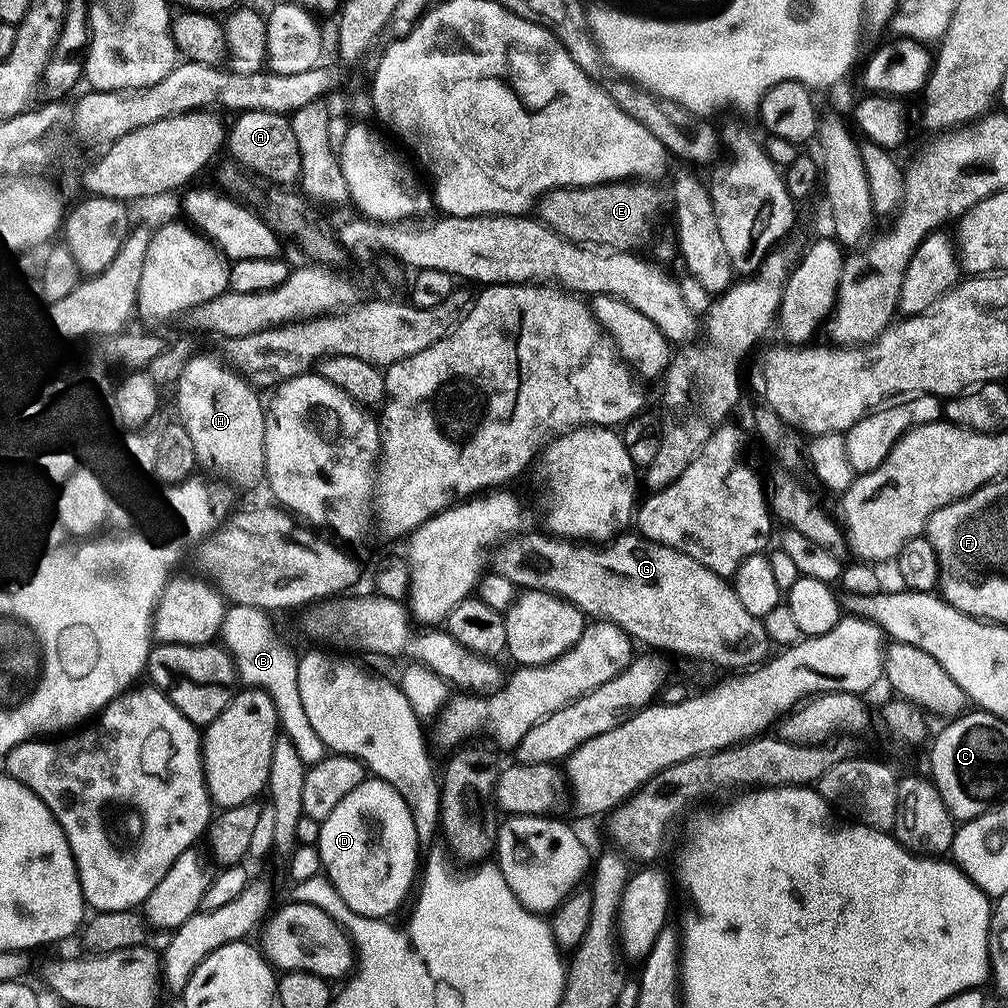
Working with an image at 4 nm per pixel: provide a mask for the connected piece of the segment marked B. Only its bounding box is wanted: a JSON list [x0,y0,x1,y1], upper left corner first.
[220,605,328,768]

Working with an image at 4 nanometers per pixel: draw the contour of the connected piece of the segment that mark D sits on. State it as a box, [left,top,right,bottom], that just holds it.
[318,779,422,918]

